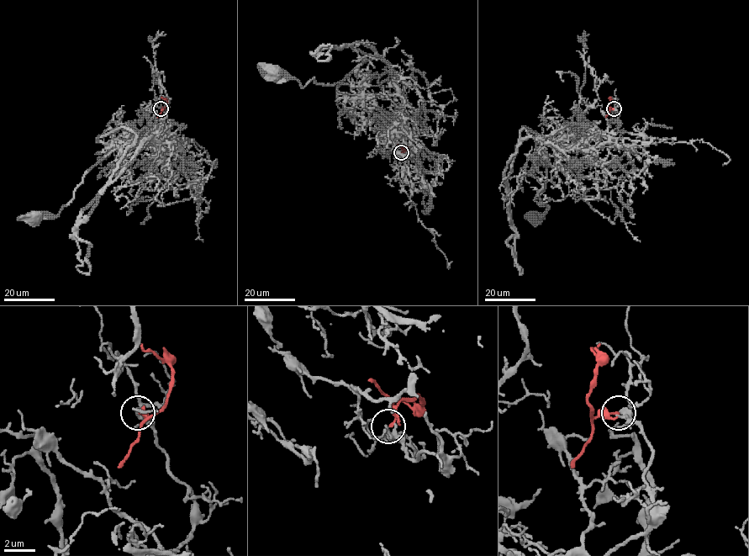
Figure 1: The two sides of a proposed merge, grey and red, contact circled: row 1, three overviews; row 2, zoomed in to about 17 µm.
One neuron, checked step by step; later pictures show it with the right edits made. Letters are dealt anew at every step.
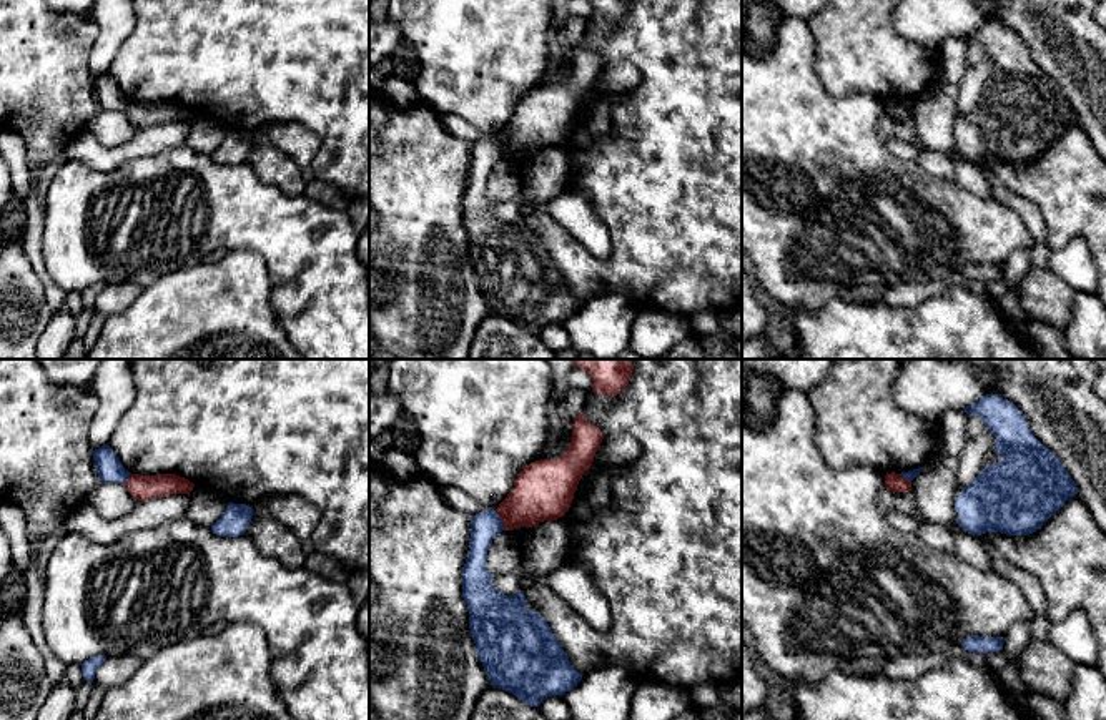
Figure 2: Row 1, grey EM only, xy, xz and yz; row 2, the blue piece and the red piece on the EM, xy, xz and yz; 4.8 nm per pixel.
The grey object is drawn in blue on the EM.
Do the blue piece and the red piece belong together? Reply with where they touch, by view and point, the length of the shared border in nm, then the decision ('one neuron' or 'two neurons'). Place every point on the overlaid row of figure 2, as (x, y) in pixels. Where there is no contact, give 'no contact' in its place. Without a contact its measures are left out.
meets blue in xz at (499, 519); contact 120 nm long; two neurons

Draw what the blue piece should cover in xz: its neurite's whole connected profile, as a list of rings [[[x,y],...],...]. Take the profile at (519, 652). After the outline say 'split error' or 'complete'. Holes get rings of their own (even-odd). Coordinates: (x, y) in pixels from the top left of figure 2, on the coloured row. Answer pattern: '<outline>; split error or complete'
[[[486,509],[471,517],[471,539],[467,559],[462,567],[462,597],[469,609],[469,629],[477,657],[491,680],[531,707],[552,695],[570,692],[582,675],[570,665],[567,653],[552,634],[544,617],[526,607],[526,595],[504,595],[492,585],[492,574],[486,567],[492,539],[506,530],[497,510]]]; complete

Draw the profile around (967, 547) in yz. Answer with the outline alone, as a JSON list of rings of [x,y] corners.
[[[951,522],[951,534],[955,539],[955,555],[968,565],[990,572],[993,559],[983,547],[983,544],[971,534],[965,532],[956,522]]]

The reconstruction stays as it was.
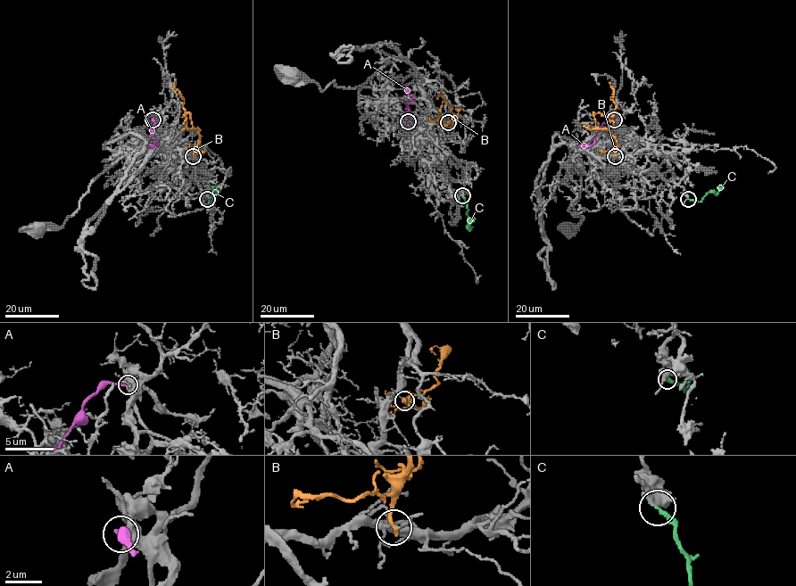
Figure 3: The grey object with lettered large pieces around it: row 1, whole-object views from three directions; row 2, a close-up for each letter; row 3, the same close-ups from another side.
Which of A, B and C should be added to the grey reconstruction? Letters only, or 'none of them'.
C

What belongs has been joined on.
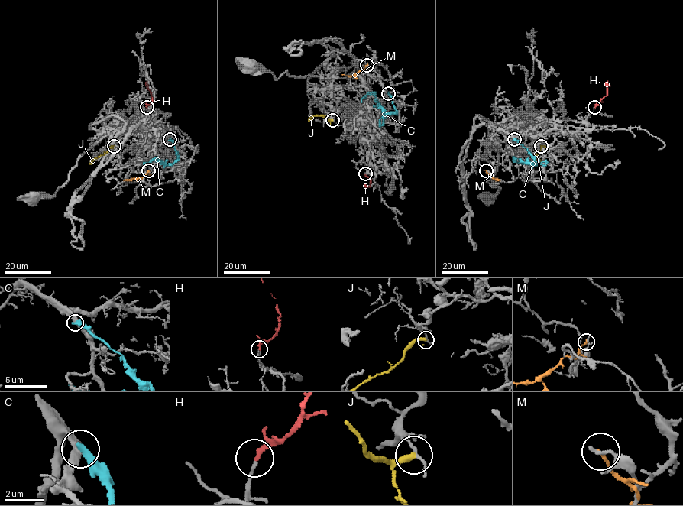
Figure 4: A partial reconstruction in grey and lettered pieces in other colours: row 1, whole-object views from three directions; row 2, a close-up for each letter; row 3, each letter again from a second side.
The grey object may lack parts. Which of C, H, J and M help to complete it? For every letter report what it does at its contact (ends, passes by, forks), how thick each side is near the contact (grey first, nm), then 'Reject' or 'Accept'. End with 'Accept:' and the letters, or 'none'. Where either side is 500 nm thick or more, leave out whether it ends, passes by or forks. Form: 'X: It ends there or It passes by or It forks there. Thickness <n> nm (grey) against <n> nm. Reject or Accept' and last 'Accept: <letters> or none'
C: It ends there. Thickness 400 nm (grey) against 400 nm. Reject
H: It ends there. Thickness 170 nm (grey) against 200 nm. Accept
J: It ends there. Thickness 120 nm (grey) against 320 nm. Reject
M: It ends there. Thickness 200 nm (grey) against 170 nm. Reject
Accept: H

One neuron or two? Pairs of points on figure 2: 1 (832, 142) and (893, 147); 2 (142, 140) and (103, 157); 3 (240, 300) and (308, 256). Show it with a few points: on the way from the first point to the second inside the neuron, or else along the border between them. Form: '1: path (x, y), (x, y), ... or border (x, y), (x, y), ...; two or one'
1: border (883, 143), (895, 157), (908, 163), (915, 162); two
2: path (132, 150), (113, 157); one
3: border (246, 248), (265, 263), (270, 305), (280, 318); two

